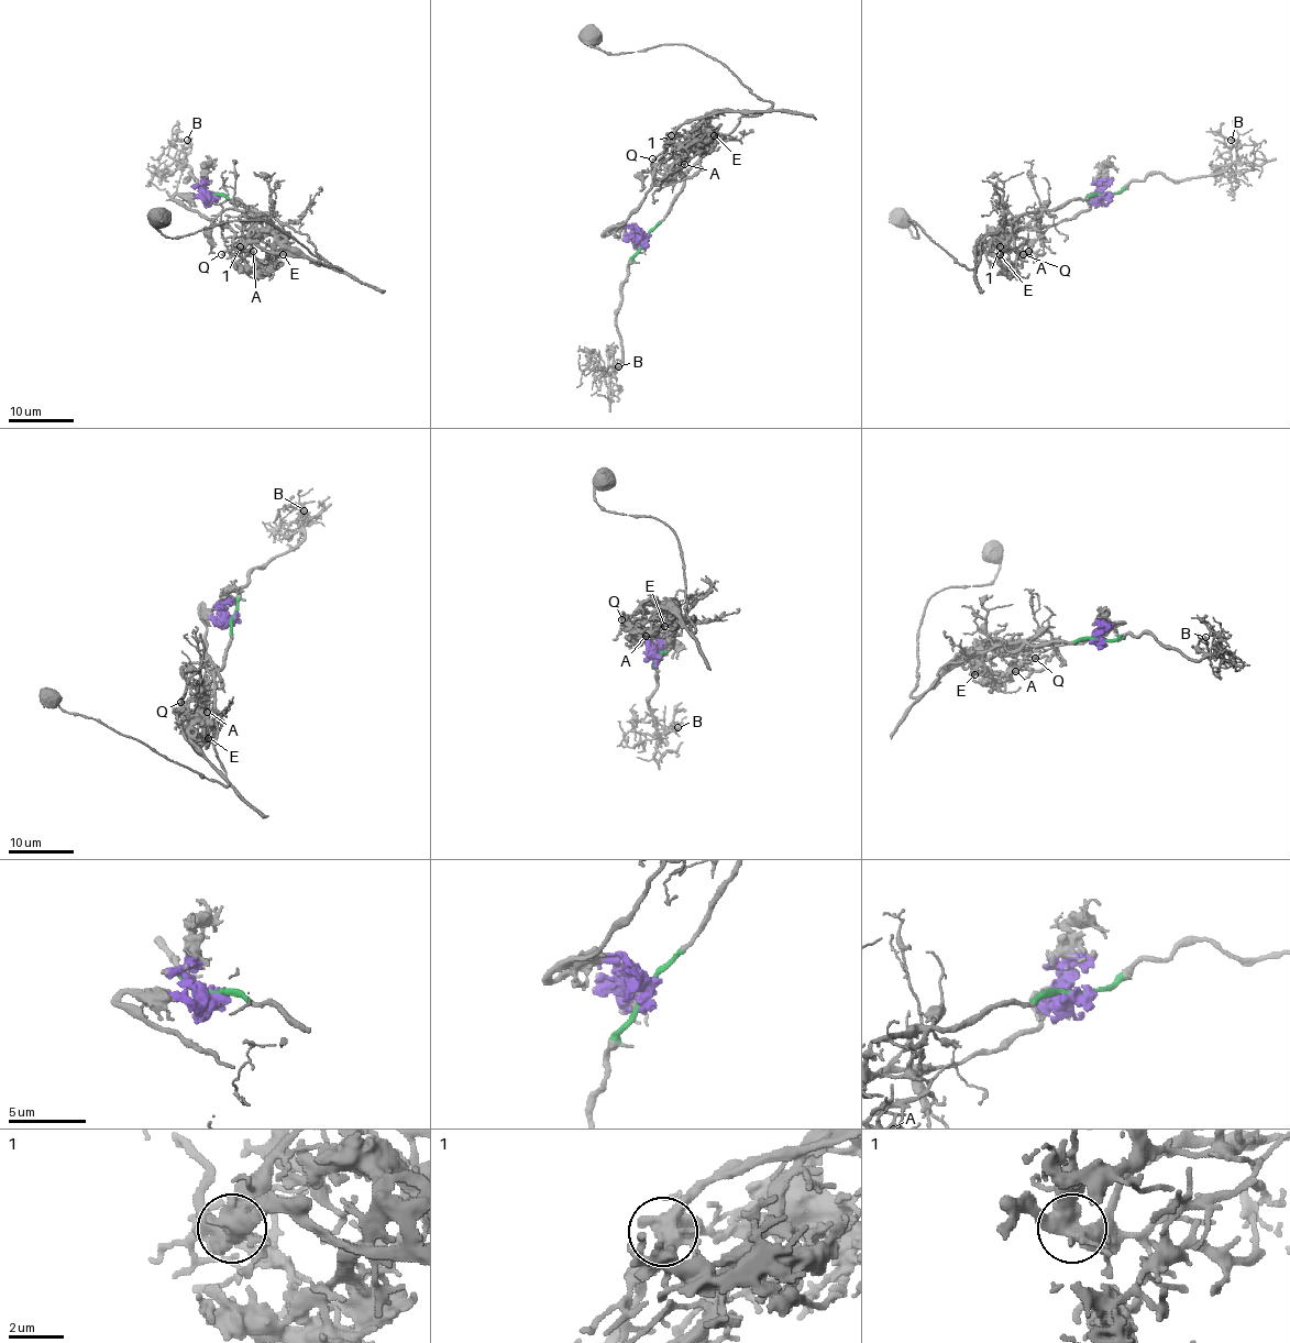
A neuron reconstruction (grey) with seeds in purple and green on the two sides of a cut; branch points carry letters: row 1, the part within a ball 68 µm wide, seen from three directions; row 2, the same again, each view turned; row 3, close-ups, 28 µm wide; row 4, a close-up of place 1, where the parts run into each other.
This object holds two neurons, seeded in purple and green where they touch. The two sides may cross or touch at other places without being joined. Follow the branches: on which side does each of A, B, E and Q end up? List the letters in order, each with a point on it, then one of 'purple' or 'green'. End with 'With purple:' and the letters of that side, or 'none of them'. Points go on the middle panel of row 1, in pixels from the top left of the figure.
A: place (684, 164); purple
B: place (618, 366); green
E: place (714, 135); purple
Q: place (652, 158); purple
With purple: A, E, Q

